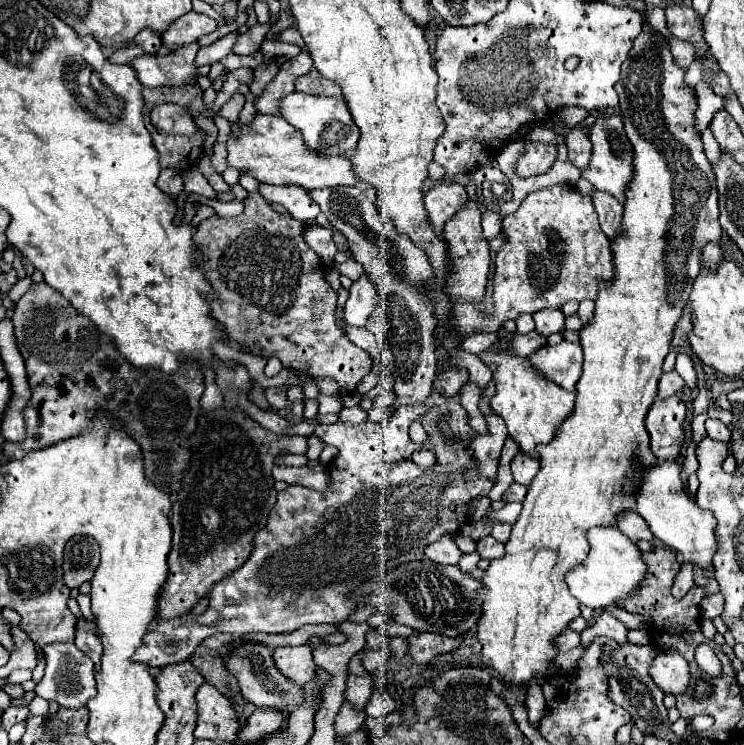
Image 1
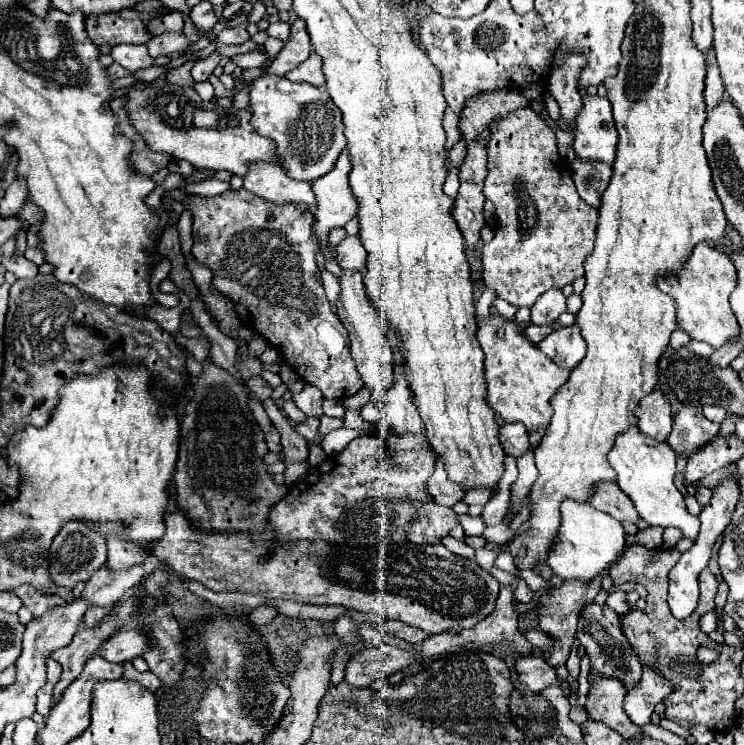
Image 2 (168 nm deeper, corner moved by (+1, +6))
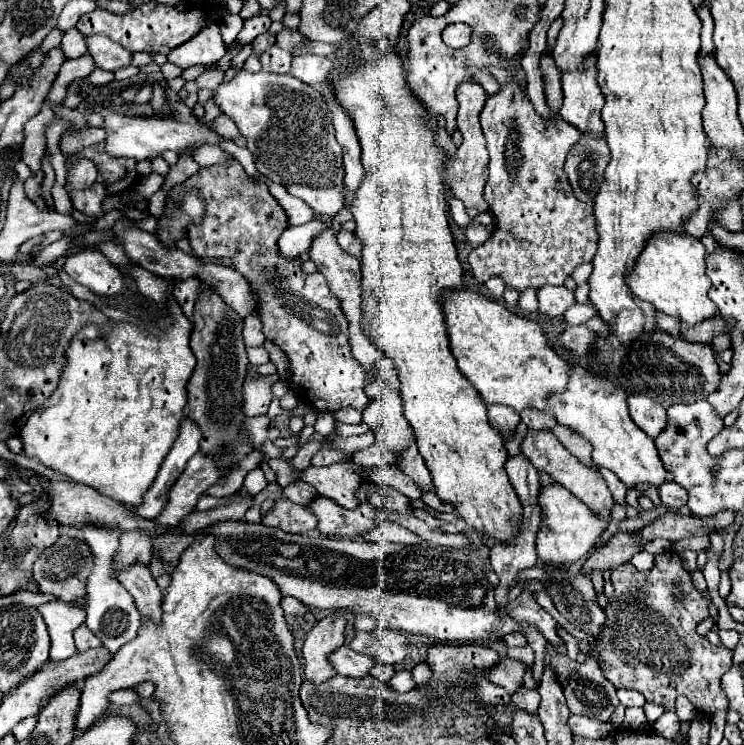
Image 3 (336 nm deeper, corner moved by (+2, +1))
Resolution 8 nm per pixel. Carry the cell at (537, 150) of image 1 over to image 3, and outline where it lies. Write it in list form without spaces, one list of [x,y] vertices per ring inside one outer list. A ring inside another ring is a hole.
[[[518,58],[506,60],[504,68],[512,74],[512,82],[502,84],[496,94],[488,96],[486,106],[480,114],[486,146],[490,150],[490,178],[484,190],[484,198],[490,206],[490,212],[496,216],[498,226],[484,244],[470,252],[468,262],[478,282],[486,282],[492,276],[500,276],[508,286],[516,288],[518,292],[522,292],[524,288],[538,290],[544,284],[562,286],[576,266],[590,262],[594,258],[598,244],[594,208],[592,204],[582,202],[574,196],[562,170],[566,152],[582,138],[582,134],[572,124],[564,124],[564,120],[548,120],[534,110],[526,90],[520,86],[526,74]]]

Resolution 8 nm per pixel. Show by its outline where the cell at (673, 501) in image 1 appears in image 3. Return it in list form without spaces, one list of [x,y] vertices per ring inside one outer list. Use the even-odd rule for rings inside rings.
[[[574,360],[566,390],[550,396],[550,408],[560,424],[574,430],[592,444],[592,460],[612,470],[628,488],[634,488],[638,482],[648,482],[654,486],[664,482],[666,468],[662,468],[662,462],[658,460],[654,440],[632,422],[626,404],[626,392],[622,388],[614,388],[614,384],[606,378],[600,380],[598,376],[592,376],[588,368]]]

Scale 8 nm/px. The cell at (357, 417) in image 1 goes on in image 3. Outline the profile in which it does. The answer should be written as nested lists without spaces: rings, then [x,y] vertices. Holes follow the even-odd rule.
[[[324,440],[324,442],[306,442],[300,450],[298,450],[298,454],[294,456],[294,464],[298,464],[296,466],[296,470],[306,470],[308,466],[310,466],[310,458],[324,446],[324,444],[328,444],[328,440]]]

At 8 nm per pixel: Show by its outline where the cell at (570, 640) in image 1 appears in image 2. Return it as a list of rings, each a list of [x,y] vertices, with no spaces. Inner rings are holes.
[[[531,629],[531,631],[527,631],[525,637],[527,637],[527,641],[529,641],[533,647],[537,647],[537,649],[543,651],[543,653],[547,651],[549,645],[553,645],[553,639],[549,637],[549,633],[545,635],[545,633],[539,631],[539,629]]]

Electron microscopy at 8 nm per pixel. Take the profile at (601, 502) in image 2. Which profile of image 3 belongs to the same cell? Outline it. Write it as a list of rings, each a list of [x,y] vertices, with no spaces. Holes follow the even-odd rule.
[[[528,430],[526,436],[520,442],[520,450],[528,456],[528,460],[532,464],[536,464],[538,470],[544,470],[546,474],[550,474],[550,478],[554,482],[560,482],[562,486],[566,486],[570,492],[574,492],[574,496],[578,496],[594,512],[604,512],[604,508],[606,510],[612,510],[614,508],[614,498],[612,498],[612,494],[610,494],[604,478],[598,472],[594,472],[594,470],[586,468],[584,464],[580,464],[578,458],[574,458],[558,442],[558,438],[552,432],[548,432],[548,430]]]

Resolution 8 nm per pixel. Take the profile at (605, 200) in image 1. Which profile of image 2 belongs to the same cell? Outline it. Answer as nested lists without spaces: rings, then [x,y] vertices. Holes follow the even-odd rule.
[[[573,159],[571,169],[579,197],[597,209],[601,205],[601,195],[611,181],[613,169],[605,163],[585,163],[583,159]]]

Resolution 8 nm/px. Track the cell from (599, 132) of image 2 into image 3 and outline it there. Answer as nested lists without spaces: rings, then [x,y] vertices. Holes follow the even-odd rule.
[[[596,52],[586,58],[582,72],[562,72],[562,90],[564,106],[560,110],[560,116],[580,128],[582,134],[590,132],[604,136],[604,124],[600,116],[604,96],[596,82]]]

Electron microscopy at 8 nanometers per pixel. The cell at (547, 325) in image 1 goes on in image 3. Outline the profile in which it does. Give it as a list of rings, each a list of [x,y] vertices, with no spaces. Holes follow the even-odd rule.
[[[546,286],[538,290],[538,302],[540,302],[540,314],[556,318],[562,316],[574,302],[574,292],[566,286]]]

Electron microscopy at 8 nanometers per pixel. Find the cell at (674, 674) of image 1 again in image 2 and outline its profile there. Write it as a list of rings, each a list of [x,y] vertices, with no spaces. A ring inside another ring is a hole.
[[[645,667],[641,685],[635,691],[627,693],[627,697],[625,697],[625,711],[631,717],[631,721],[641,727],[649,725],[653,707],[659,701],[663,701],[669,693],[673,693],[675,687],[671,687],[671,685],[675,685],[675,683],[671,683],[671,679],[663,677],[663,673],[659,673],[657,669]]]

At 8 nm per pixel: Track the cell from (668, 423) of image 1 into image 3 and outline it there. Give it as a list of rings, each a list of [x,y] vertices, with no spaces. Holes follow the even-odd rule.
[[[632,394],[628,396],[628,406],[630,406],[632,420],[648,436],[656,438],[658,432],[662,432],[662,428],[666,426],[666,410],[652,398],[644,394]]]

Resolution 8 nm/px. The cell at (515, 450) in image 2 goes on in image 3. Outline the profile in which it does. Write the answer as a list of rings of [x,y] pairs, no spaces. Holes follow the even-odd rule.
[[[490,404],[488,406],[488,420],[498,432],[504,434],[504,432],[514,432],[516,430],[516,426],[520,422],[520,414],[510,406]]]

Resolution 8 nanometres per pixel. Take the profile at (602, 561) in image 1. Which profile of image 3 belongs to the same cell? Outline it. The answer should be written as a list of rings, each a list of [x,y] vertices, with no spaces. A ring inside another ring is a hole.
[[[558,482],[540,488],[538,506],[542,508],[542,516],[540,516],[542,520],[536,536],[536,550],[542,562],[570,564],[576,562],[578,558],[584,558],[590,552],[590,548],[596,544],[598,536],[608,526],[608,518],[594,516],[592,510],[582,500],[578,500],[572,492],[568,492]]]

